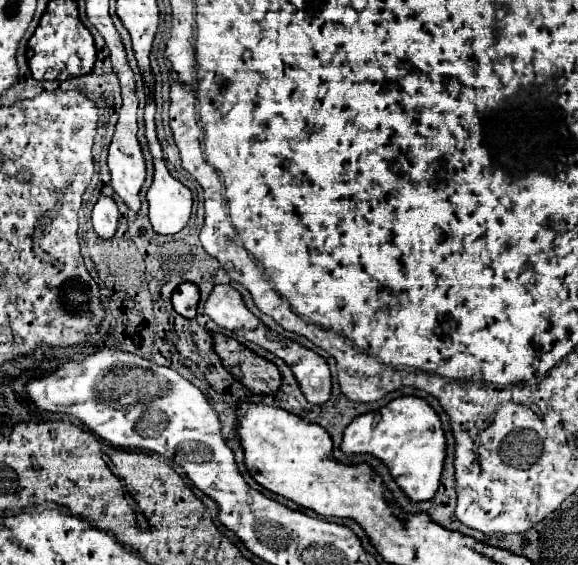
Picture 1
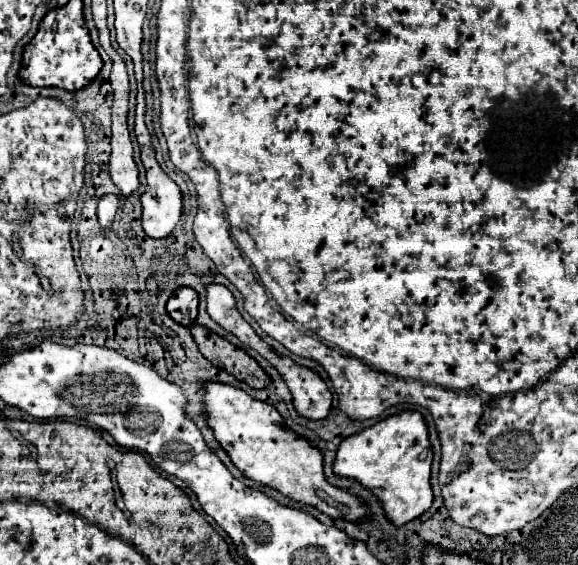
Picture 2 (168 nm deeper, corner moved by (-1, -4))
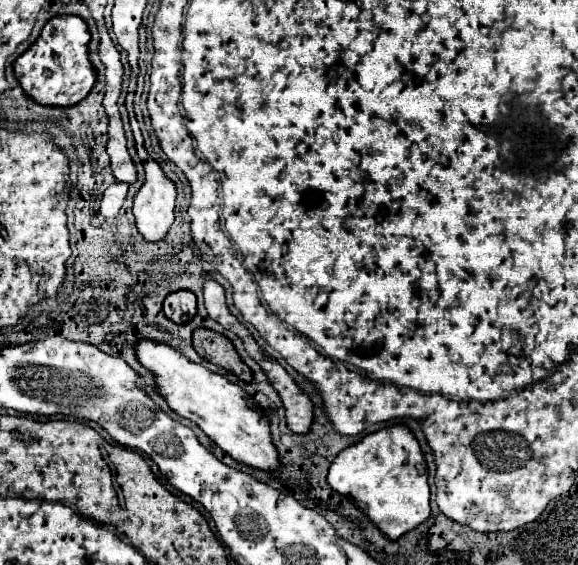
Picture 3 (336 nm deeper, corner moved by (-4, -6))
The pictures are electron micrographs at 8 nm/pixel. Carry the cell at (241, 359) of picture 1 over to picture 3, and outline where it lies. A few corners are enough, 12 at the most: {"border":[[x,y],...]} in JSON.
{"border":[[194,330],[194,350],[244,382],[254,380],[226,336]]}

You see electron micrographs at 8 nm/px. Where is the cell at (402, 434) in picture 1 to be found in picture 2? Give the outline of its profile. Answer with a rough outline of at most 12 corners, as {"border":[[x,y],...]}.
{"border":[[405,410],[345,438],[353,478],[403,526],[433,504],[423,416]]}

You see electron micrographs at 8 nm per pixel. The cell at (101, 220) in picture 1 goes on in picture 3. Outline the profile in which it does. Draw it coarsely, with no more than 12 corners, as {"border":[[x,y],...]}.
{"border":[[112,184],[104,196],[100,214],[112,220],[124,204],[128,186]]}

